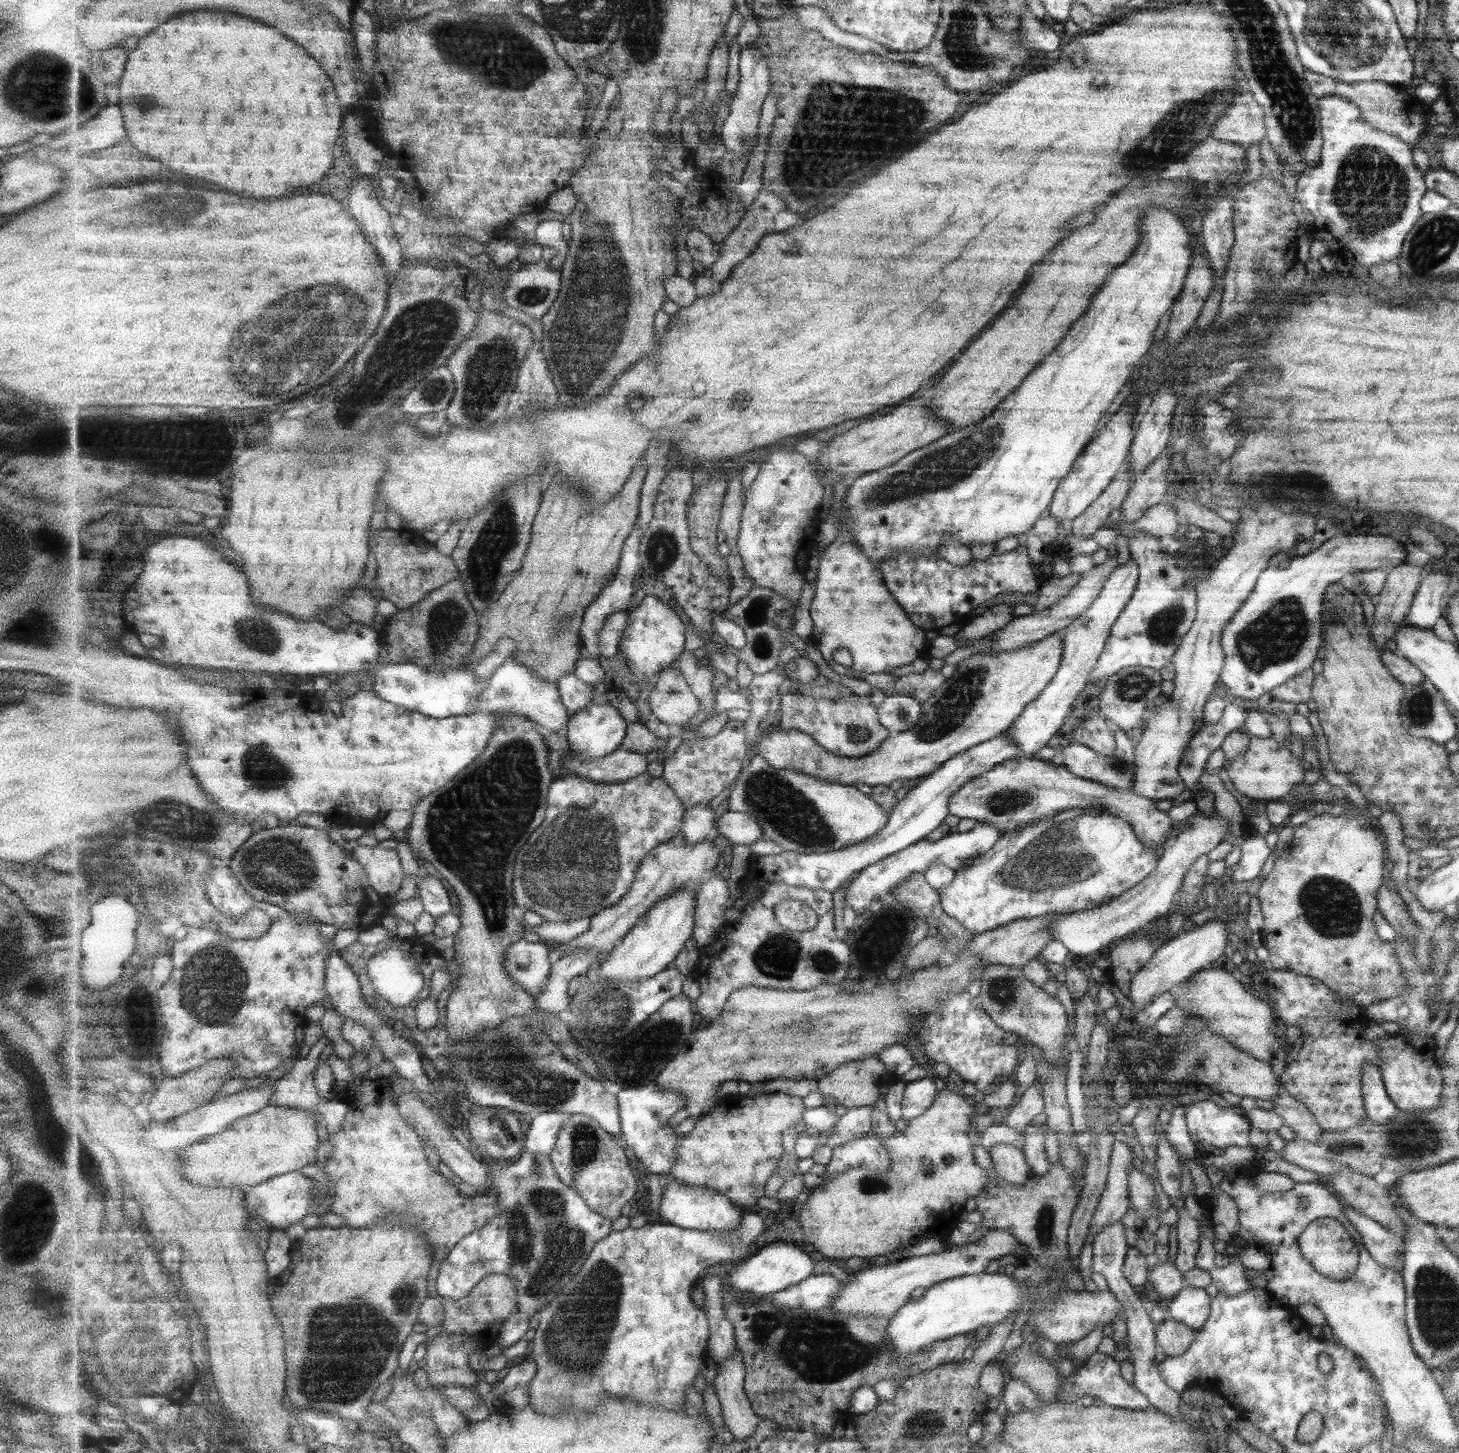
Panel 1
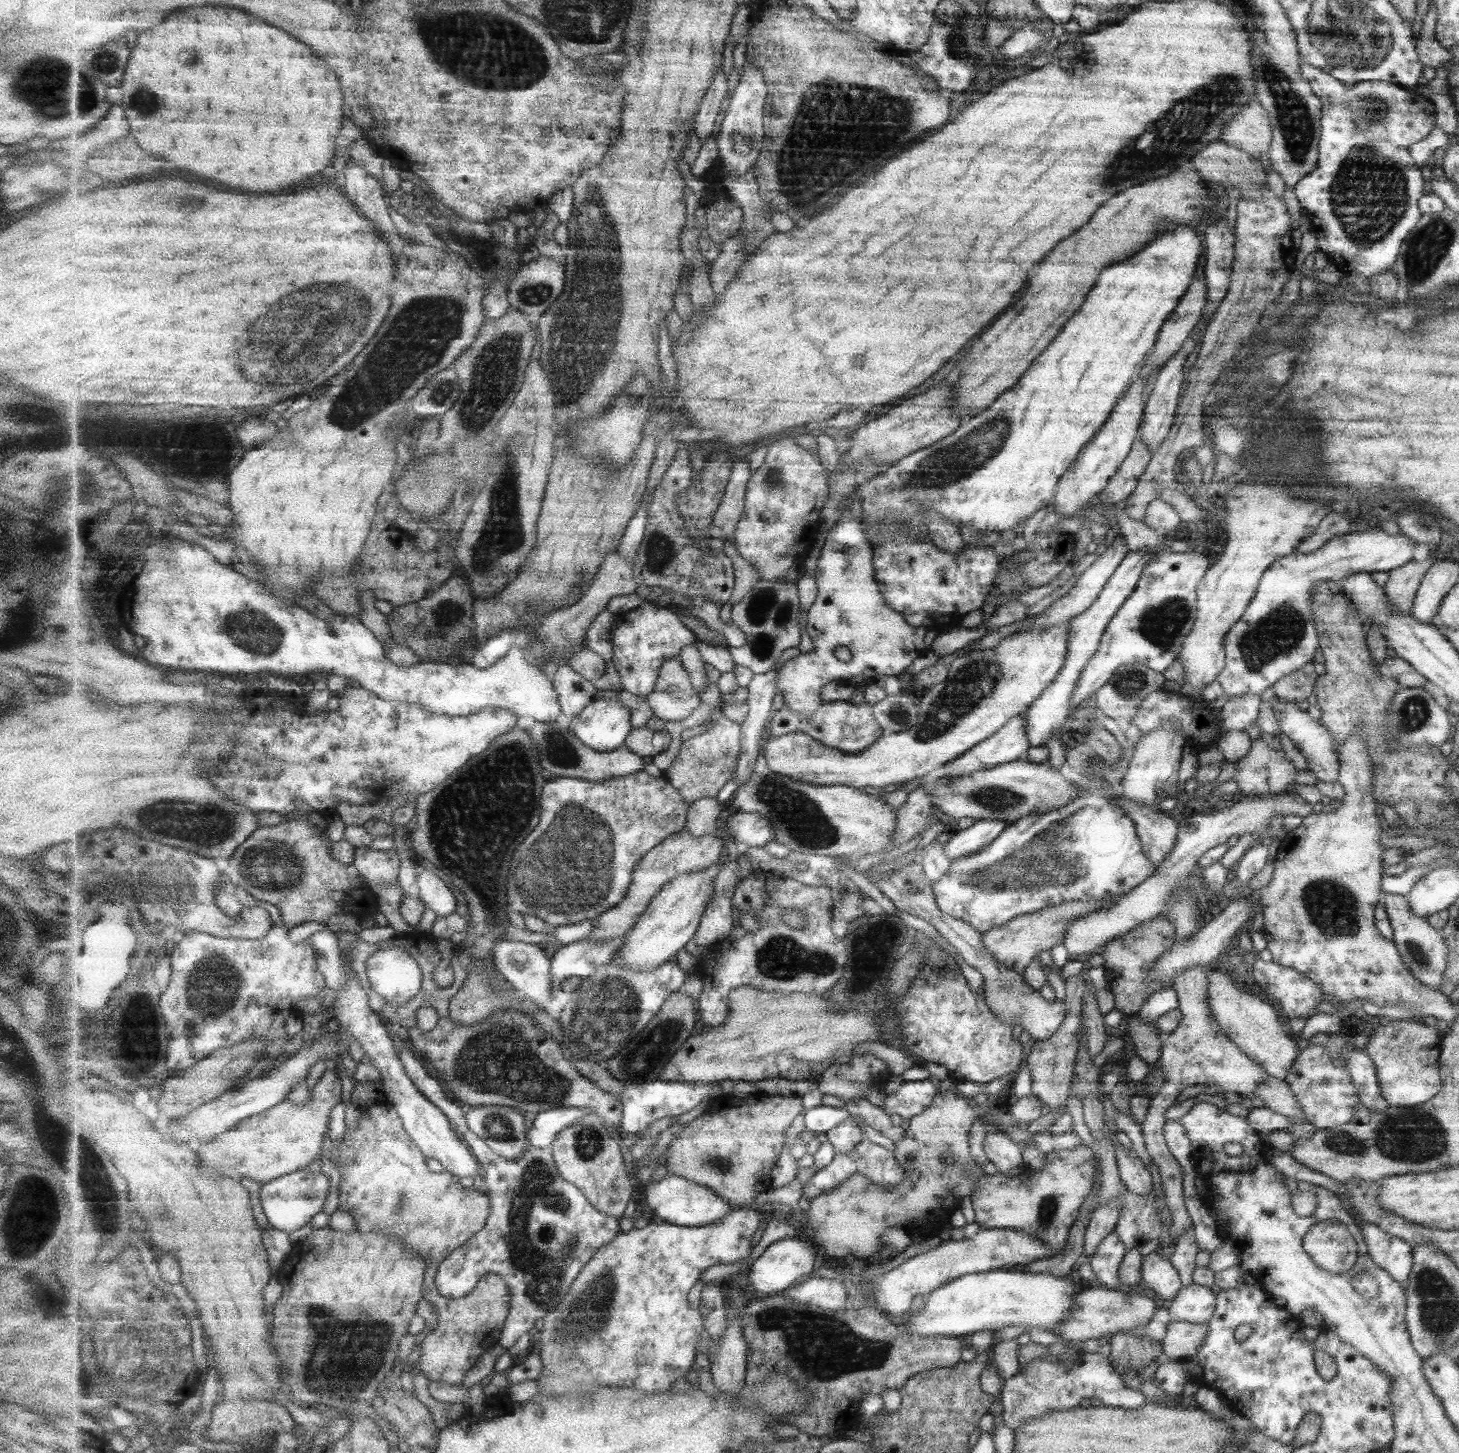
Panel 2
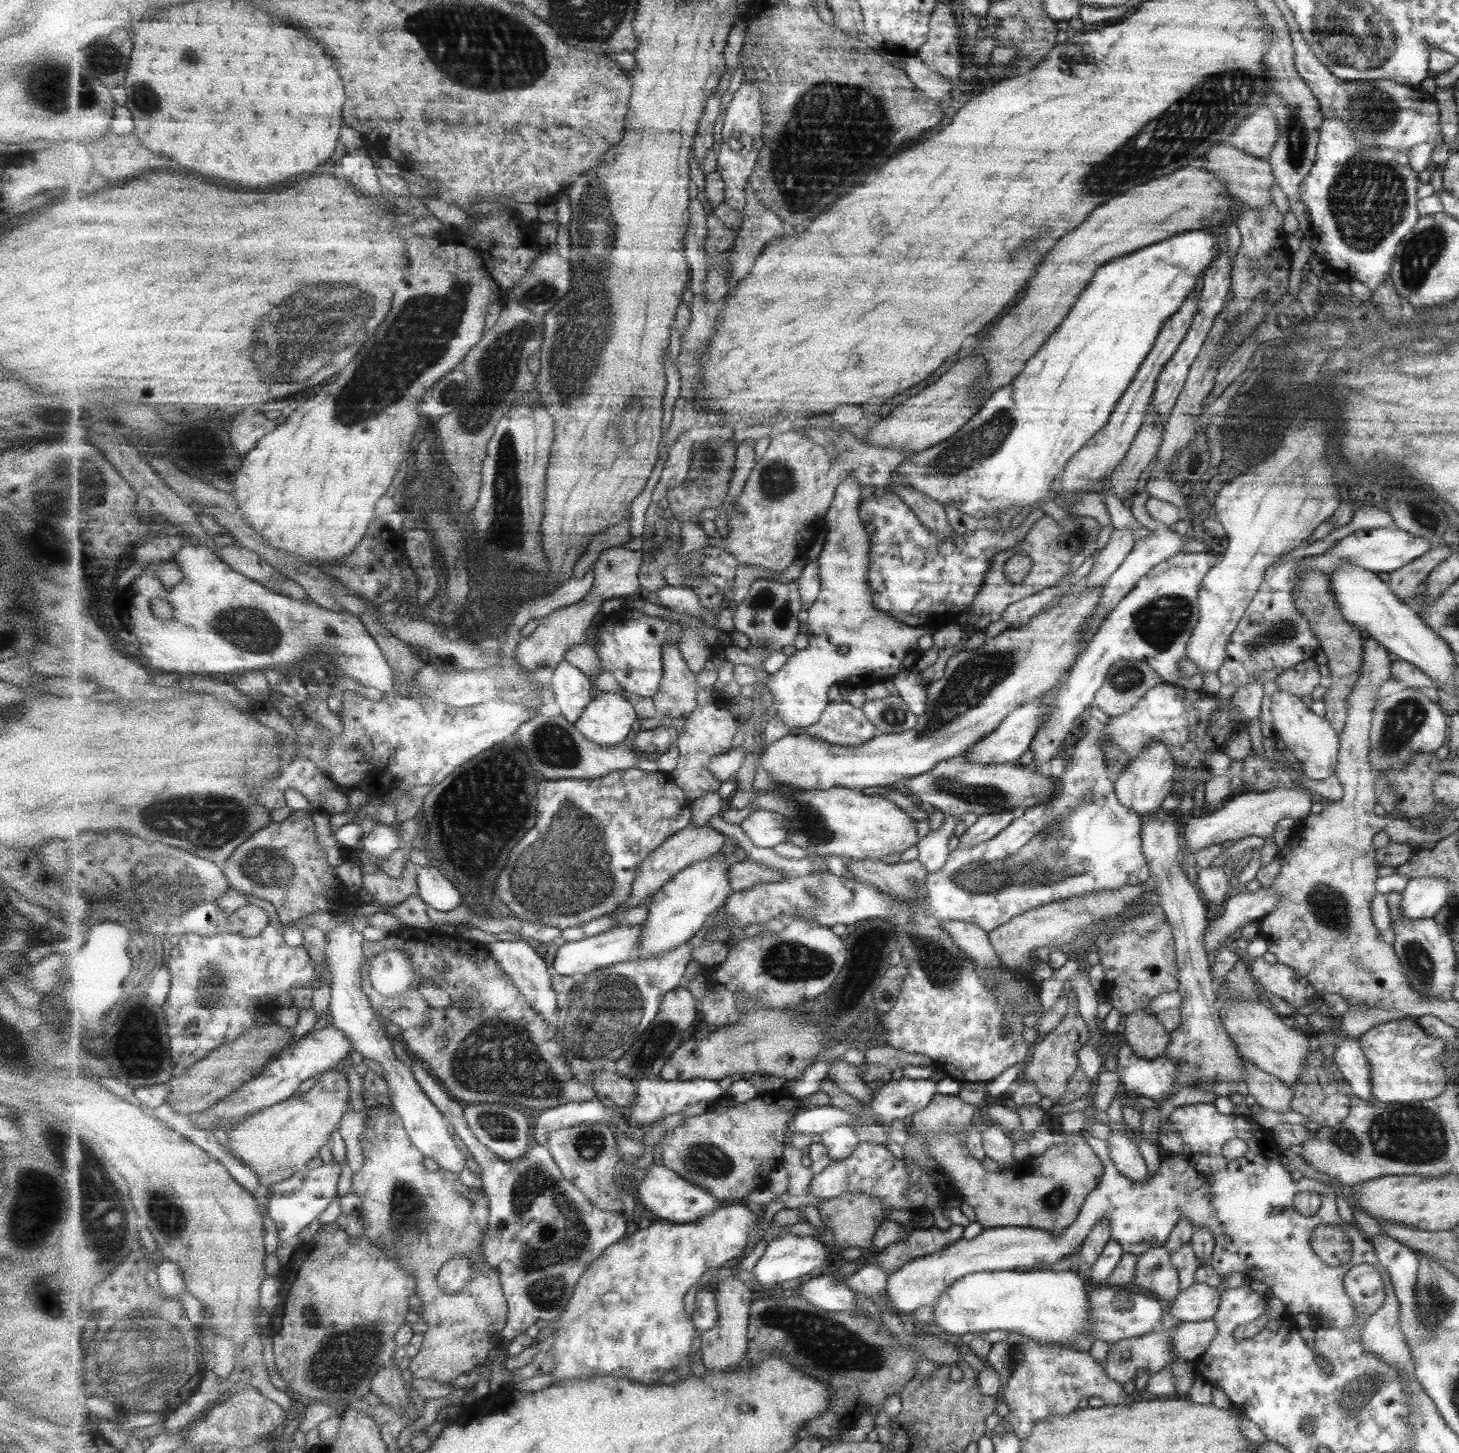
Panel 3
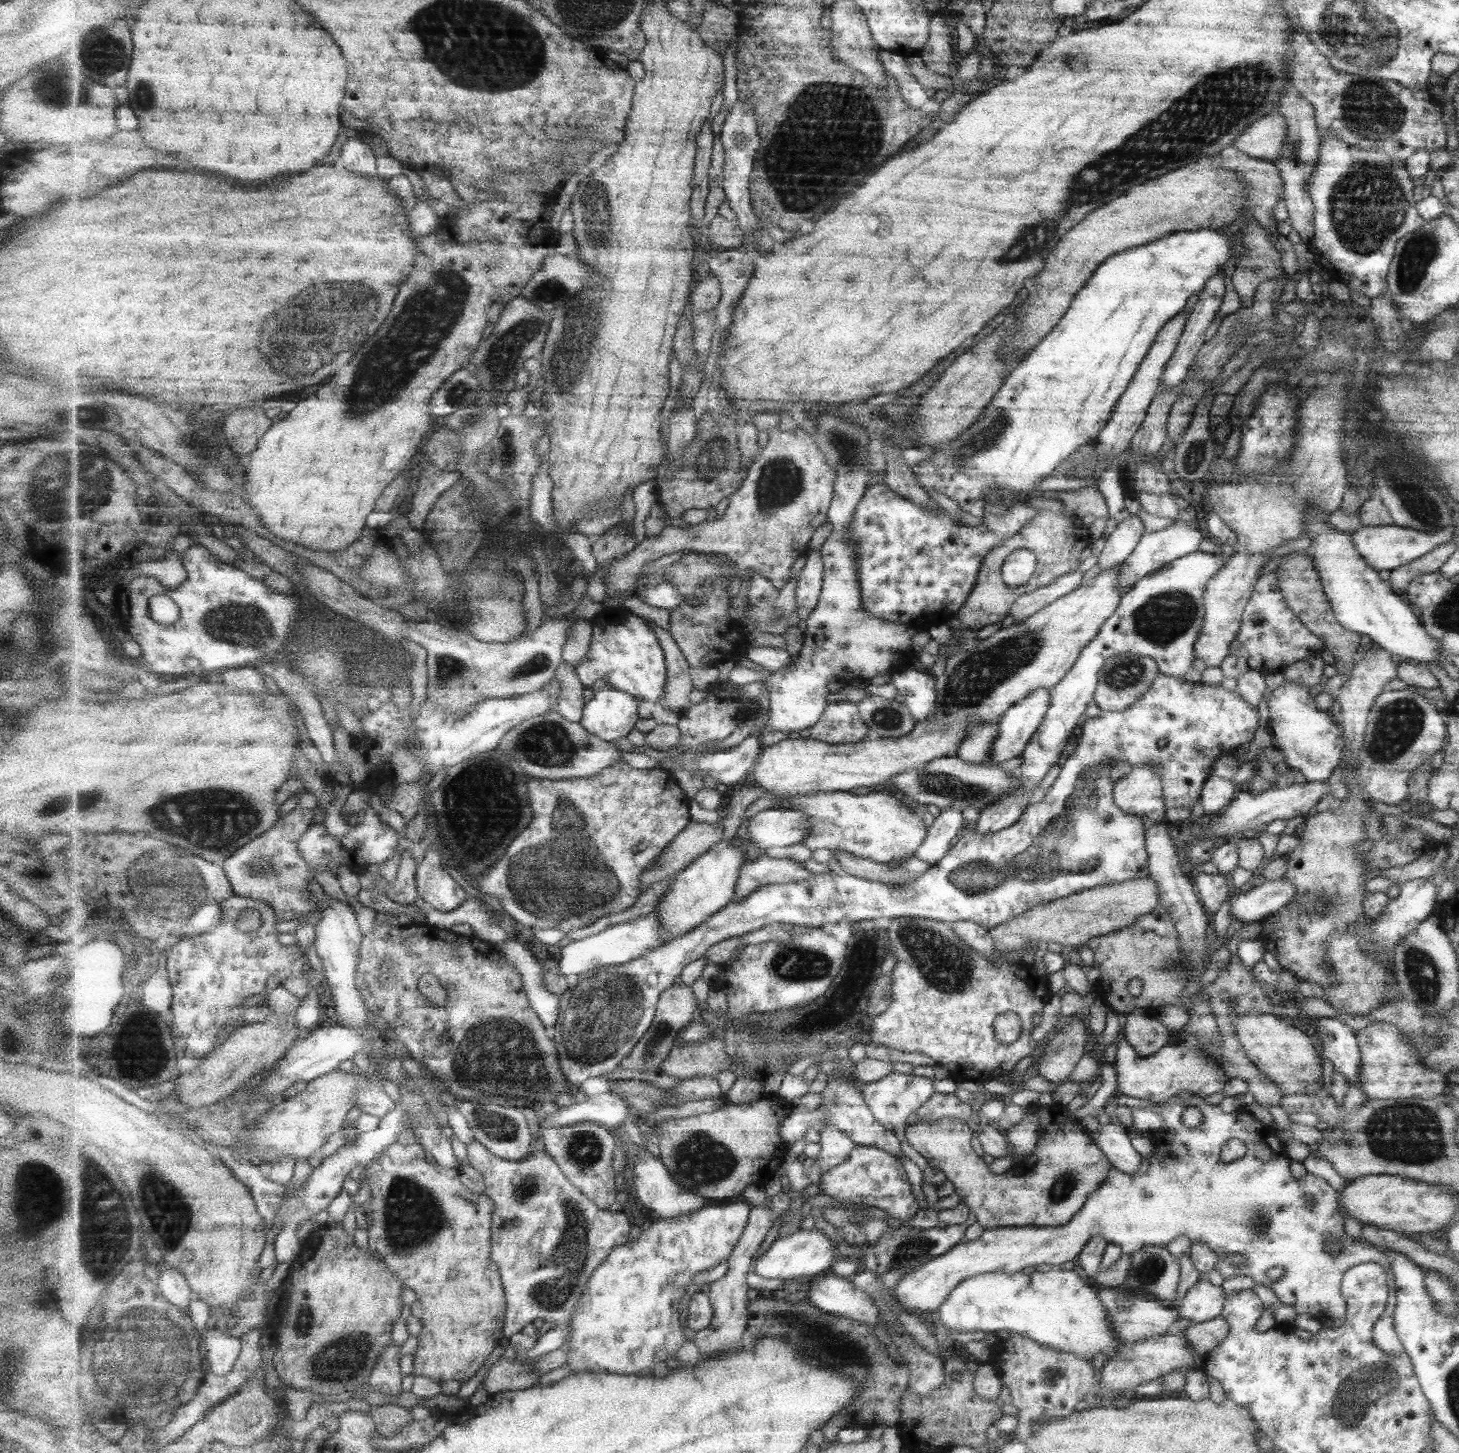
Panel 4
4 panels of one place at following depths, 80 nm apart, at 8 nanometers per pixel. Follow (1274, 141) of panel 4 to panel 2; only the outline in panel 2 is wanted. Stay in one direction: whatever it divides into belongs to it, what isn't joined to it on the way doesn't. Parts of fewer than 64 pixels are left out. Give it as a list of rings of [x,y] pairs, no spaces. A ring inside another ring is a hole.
[[[1247,104],[1235,116],[1235,120],[1227,122],[1221,141],[1245,152],[1257,159],[1269,148],[1271,140],[1271,127],[1266,110],[1260,104]]]

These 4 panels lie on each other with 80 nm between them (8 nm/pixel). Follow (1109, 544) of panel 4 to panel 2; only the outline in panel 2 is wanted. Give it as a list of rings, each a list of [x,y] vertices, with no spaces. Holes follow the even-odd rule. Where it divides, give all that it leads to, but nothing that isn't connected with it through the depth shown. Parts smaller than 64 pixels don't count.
[[[1118,534],[1114,538],[1112,544],[1108,546],[1105,551],[1092,562],[1092,564],[1089,564],[1089,567],[1078,575],[1077,581],[1073,583],[1071,589],[1061,598],[1053,601],[1047,609],[1043,610],[1043,613],[1039,613],[1039,615],[1037,615],[1023,631],[1028,631],[1029,629],[1042,629],[1043,627],[1062,623],[1063,621],[1069,622],[1075,615],[1083,612],[1083,610],[1095,600],[1095,597],[1099,594],[1105,581],[1112,575],[1112,572],[1117,568],[1117,565],[1123,560],[1123,557],[1128,551],[1124,538]]]

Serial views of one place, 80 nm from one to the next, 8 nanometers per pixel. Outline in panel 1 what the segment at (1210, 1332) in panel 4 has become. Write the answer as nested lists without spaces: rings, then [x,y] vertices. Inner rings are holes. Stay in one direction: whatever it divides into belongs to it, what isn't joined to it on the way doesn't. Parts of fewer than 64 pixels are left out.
[[[1168,1317],[1155,1330],[1157,1332],[1156,1342],[1163,1349],[1166,1357],[1183,1354],[1193,1342],[1196,1332]]]

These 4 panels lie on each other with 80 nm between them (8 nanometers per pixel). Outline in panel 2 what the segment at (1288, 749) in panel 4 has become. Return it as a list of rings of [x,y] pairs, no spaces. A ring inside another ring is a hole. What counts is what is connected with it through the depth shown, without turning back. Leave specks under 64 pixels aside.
[[[1285,702],[1279,714],[1279,725],[1291,743],[1307,761],[1309,772],[1320,782],[1337,782],[1338,758],[1331,734],[1319,720],[1313,720],[1297,704]]]

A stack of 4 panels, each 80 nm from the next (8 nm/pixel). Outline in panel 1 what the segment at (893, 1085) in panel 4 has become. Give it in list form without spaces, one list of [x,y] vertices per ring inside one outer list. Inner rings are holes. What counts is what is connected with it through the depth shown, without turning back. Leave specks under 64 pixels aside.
[[[929,1077],[907,1083],[902,1100],[902,1118],[910,1121],[921,1116],[934,1104],[938,1092],[937,1084]]]

